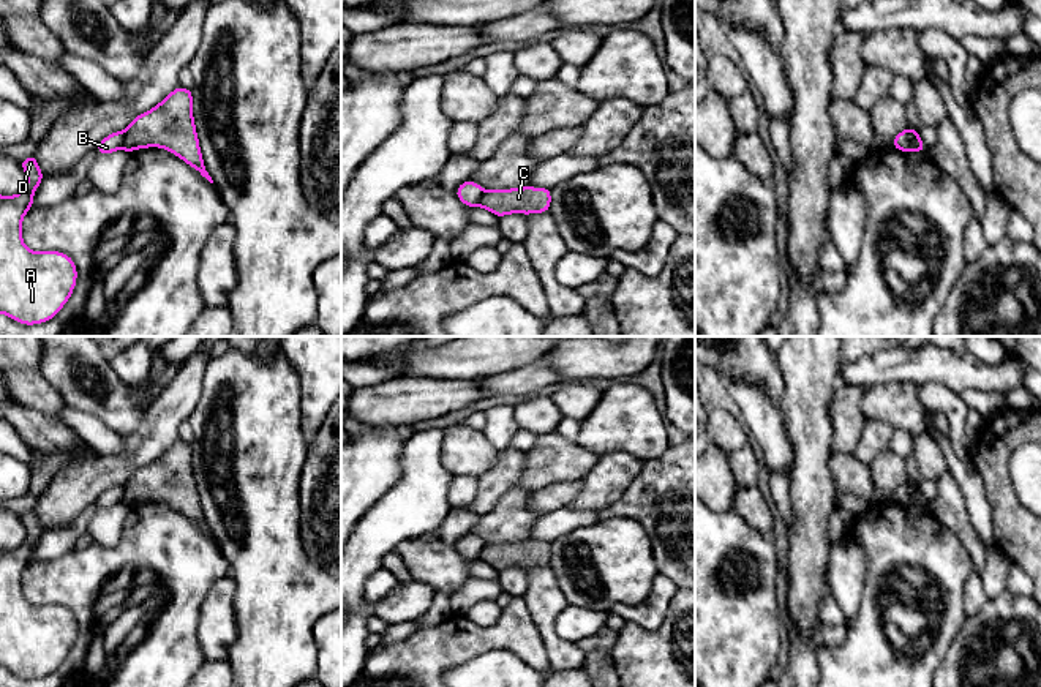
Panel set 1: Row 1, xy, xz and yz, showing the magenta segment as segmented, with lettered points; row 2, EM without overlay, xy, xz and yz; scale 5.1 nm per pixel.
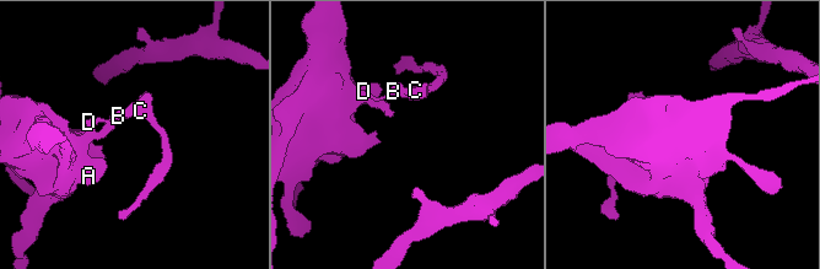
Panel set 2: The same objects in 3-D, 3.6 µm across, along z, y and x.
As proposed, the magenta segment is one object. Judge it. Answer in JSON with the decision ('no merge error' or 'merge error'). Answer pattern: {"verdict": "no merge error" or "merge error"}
{"verdict": "merge error"}

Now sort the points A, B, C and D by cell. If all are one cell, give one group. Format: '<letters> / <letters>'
A B D / C

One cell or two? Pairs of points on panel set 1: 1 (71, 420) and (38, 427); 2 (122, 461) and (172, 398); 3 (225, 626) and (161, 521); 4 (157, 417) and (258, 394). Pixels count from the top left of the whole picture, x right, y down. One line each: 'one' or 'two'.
1: two
2: one
3: two
4: two

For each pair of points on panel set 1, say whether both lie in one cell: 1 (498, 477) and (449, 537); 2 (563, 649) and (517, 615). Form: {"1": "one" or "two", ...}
{"1": "two", "2": "two"}

